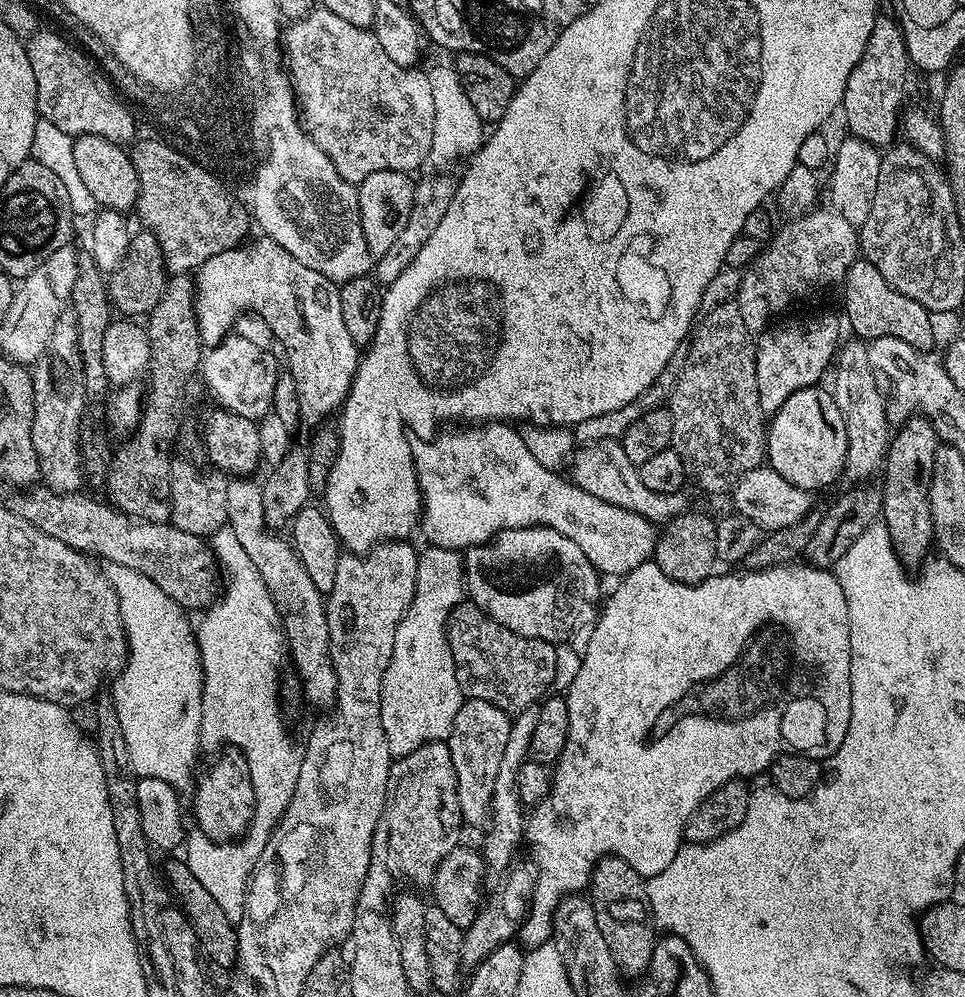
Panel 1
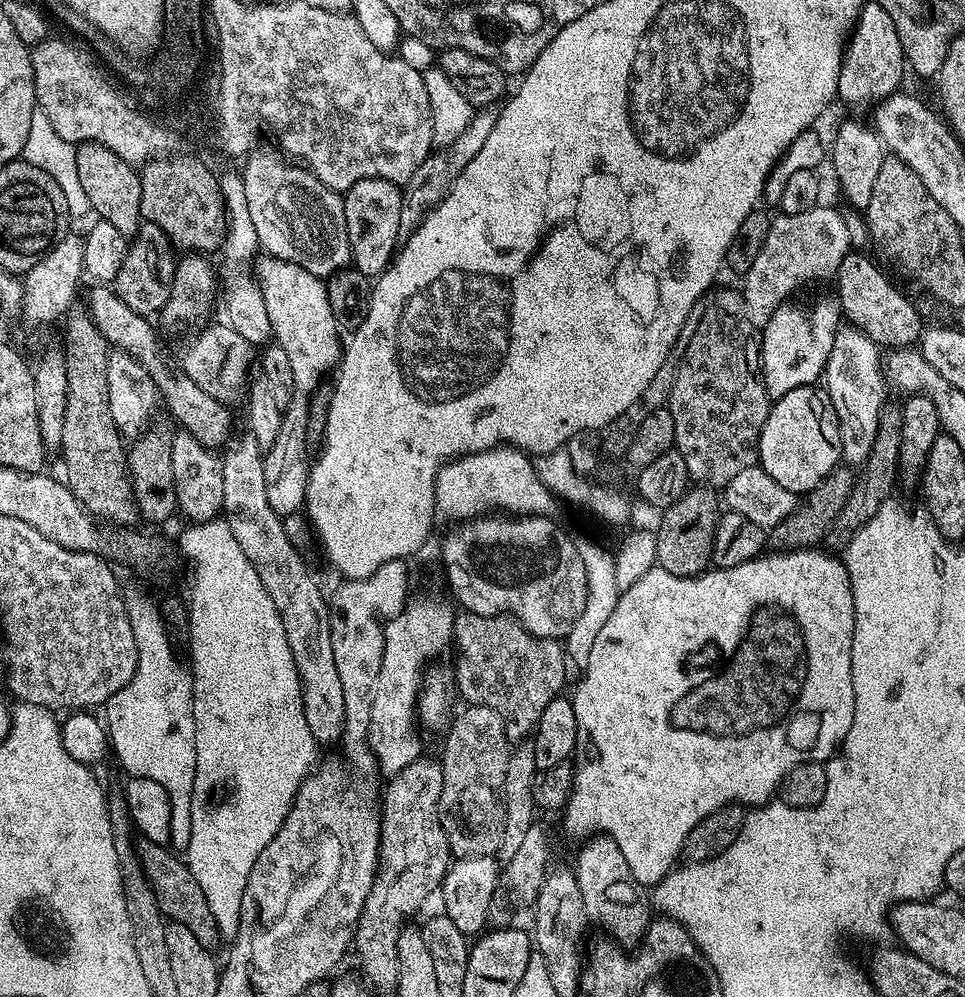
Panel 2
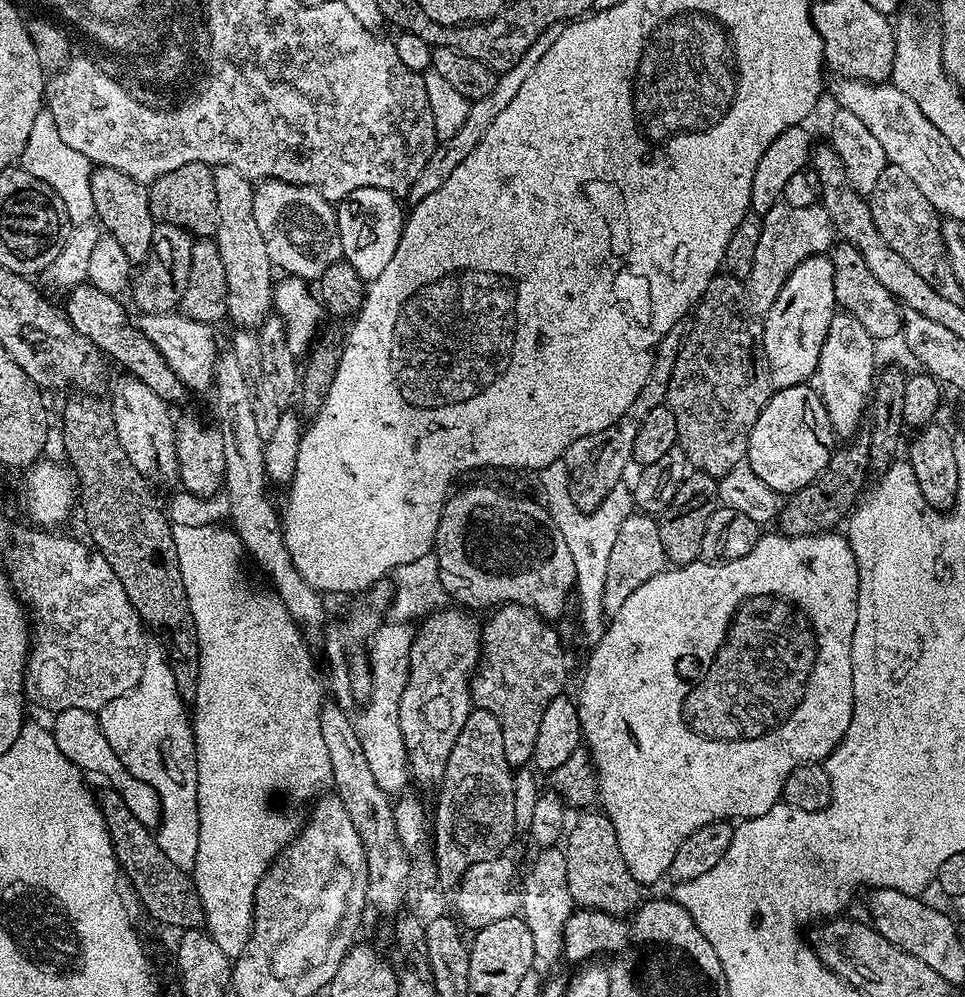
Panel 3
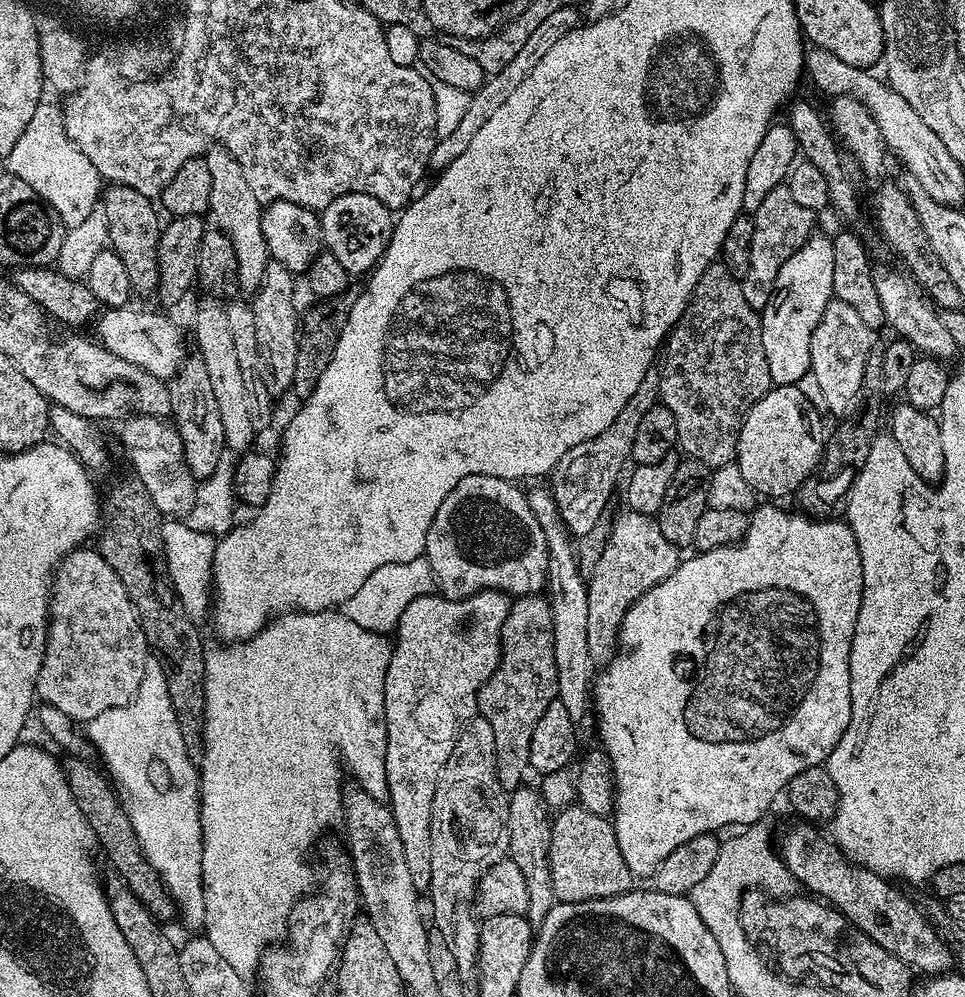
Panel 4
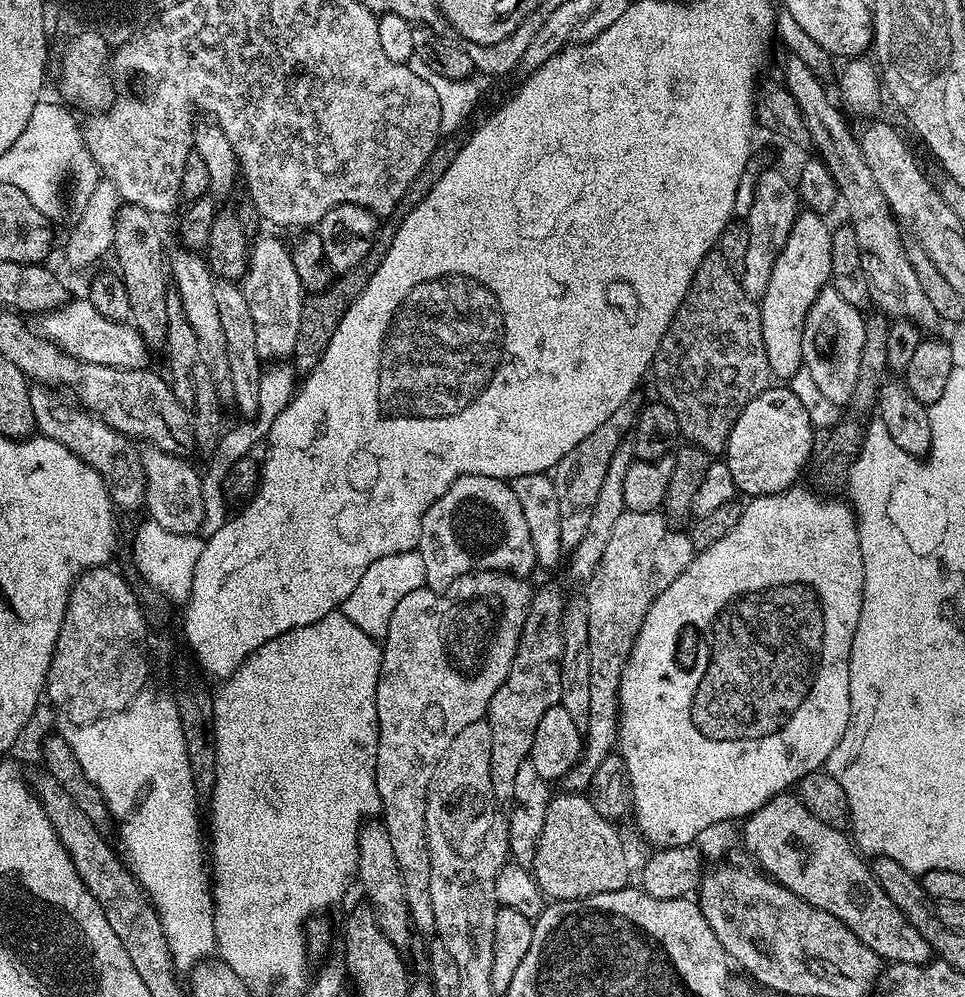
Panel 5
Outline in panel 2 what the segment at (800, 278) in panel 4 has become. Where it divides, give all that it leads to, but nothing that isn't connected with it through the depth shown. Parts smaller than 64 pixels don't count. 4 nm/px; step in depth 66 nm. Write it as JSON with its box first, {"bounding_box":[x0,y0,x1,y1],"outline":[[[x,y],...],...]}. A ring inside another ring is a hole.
{"bounding_box":[759,295,842,401],"outline":[[[835,295],[820,296],[817,300],[812,300],[809,304],[792,304],[796,302],[786,302],[778,310],[774,310],[774,314],[762,325],[762,335],[759,337],[760,342],[760,377],[764,380],[764,389],[768,391],[769,397],[773,401],[782,399],[786,394],[790,394],[790,390],[798,390],[798,386],[806,386],[807,384],[815,385],[817,381],[823,377],[824,367],[830,358],[830,350],[834,350],[834,334],[836,329],[841,327],[842,313],[840,311],[840,301]]]}

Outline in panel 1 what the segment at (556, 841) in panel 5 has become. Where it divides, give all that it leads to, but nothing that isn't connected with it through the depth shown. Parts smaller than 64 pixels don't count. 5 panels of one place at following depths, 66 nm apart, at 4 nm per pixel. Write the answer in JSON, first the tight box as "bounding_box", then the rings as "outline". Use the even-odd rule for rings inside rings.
{"bounding_box":[590,856,658,977],"outline":[[[606,856],[596,863],[596,869],[592,871],[590,899],[598,930],[602,930],[606,946],[610,946],[616,967],[625,977],[643,977],[650,966],[650,958],[658,939],[645,877],[639,876],[622,858]]]}

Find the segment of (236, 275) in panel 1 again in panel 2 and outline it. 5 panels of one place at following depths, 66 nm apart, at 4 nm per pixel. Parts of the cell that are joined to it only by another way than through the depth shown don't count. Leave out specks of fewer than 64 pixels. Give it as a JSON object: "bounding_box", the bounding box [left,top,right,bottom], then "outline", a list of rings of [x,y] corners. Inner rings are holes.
{"bounding_box":[254,254,344,390],"outline":[[[267,254],[257,259],[254,275],[262,289],[262,298],[266,298],[266,311],[270,314],[275,343],[280,344],[290,358],[290,370],[294,370],[293,389],[315,390],[321,387],[323,380],[320,379],[324,376],[324,368],[316,364],[320,352],[326,351],[329,344],[324,364],[335,369],[342,359],[344,349],[342,340],[340,344],[340,336],[336,333],[338,325],[327,296],[327,283],[294,262]]]}

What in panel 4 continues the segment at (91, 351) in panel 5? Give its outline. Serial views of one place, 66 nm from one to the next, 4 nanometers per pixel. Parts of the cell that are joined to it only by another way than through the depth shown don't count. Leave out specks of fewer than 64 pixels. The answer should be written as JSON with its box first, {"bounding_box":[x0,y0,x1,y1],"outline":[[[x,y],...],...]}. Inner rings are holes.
{"bounding_box":[95,307,186,381],"outline":[[[132,307],[109,308],[99,313],[95,321],[99,343],[106,350],[118,354],[118,358],[134,362],[134,366],[154,374],[159,380],[171,381],[186,359],[183,330],[174,321],[167,320],[163,311],[143,312]]]}

